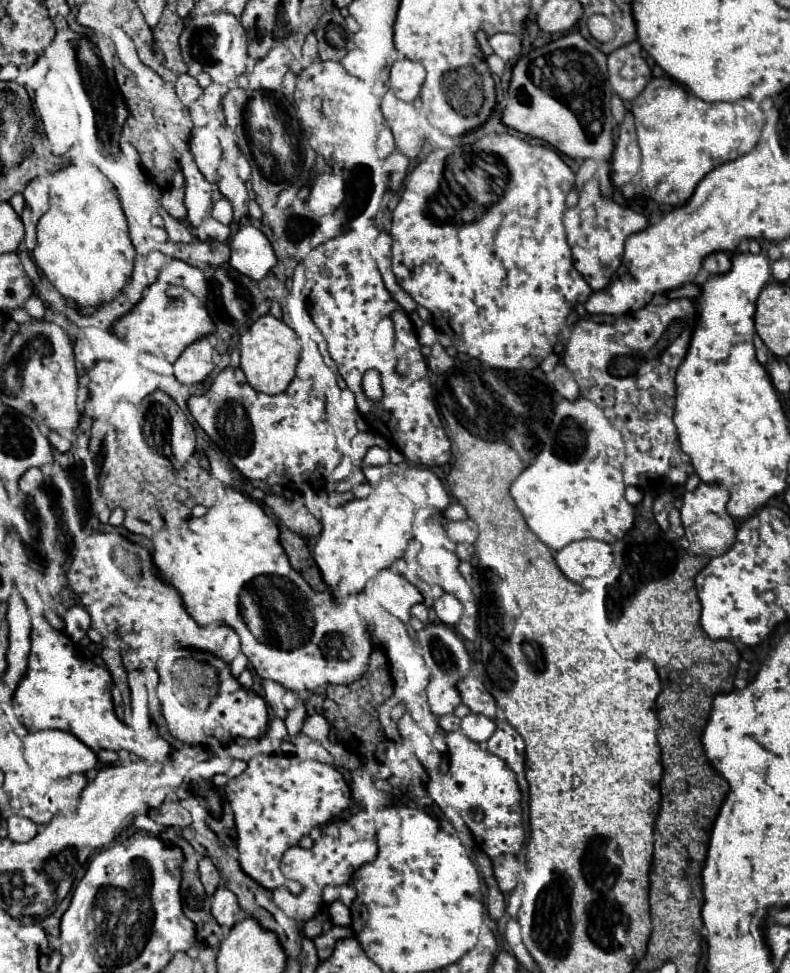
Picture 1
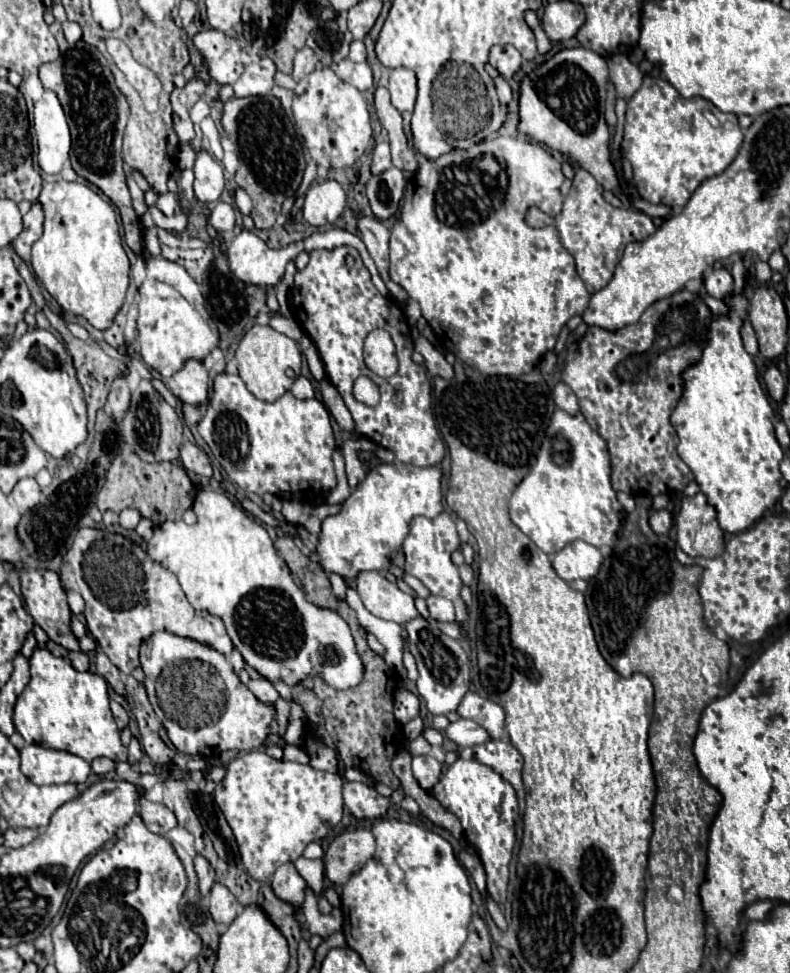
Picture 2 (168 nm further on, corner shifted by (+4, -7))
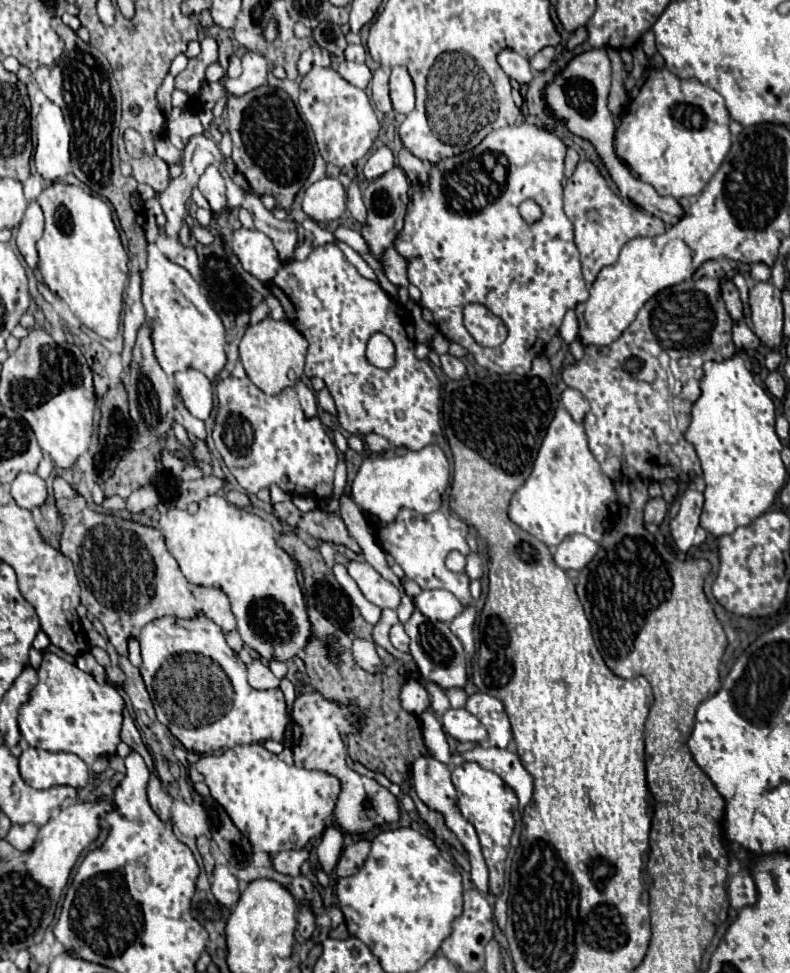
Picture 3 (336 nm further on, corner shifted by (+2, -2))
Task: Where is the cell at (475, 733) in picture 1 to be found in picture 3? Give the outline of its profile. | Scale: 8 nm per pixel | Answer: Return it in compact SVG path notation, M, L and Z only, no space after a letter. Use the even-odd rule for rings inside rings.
M450 708L440 720L444 732L448 732L452 738L460 742L484 742L488 738L486 728L482 728L480 720L470 712L466 712L464 708L458 710Z

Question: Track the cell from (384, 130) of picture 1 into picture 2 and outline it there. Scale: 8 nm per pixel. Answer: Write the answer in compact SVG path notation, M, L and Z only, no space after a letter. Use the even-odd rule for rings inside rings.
M382 141L376 145L374 153L372 153L372 163L370 163L370 173L384 173L390 167L390 145L388 141Z

